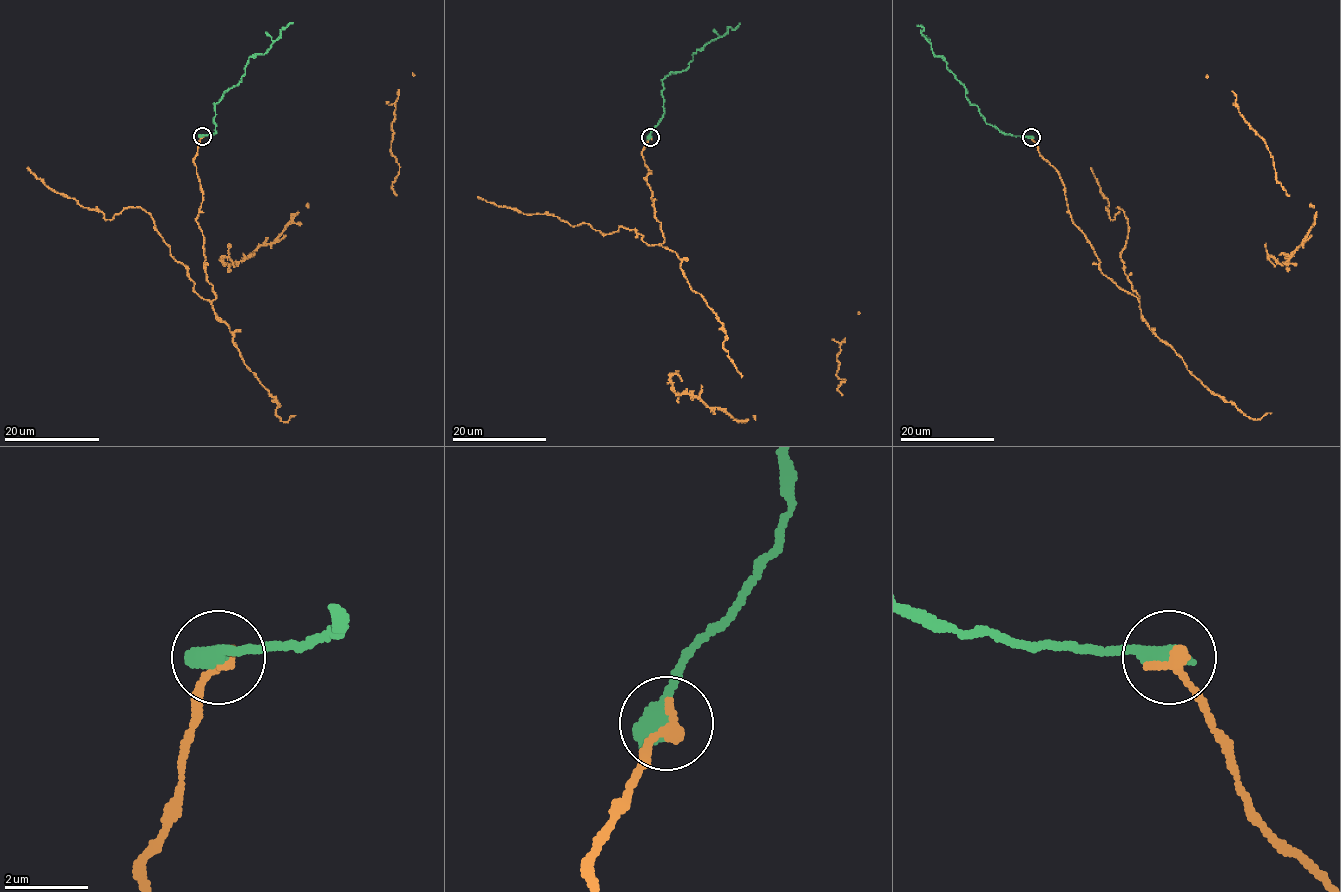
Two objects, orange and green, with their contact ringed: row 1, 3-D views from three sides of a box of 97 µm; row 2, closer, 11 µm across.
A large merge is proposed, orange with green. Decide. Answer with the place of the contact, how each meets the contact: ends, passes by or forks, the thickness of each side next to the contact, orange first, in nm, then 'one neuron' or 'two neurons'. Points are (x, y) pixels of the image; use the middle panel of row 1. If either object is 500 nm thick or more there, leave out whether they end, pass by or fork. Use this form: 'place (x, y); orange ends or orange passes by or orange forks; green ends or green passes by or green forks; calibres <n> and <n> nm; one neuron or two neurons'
place (650, 137); calibres 340 and 600 nm; one neuron

